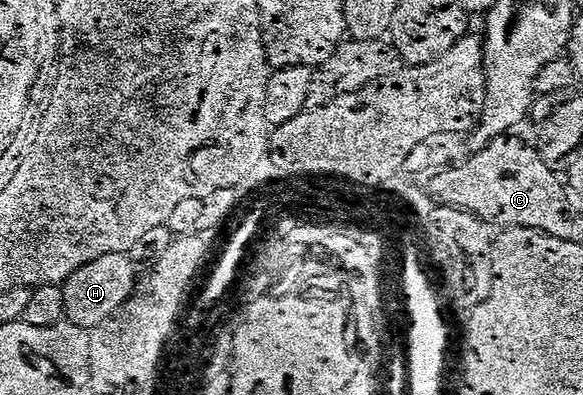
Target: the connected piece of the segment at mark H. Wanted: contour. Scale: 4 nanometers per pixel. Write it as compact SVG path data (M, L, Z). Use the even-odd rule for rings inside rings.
M128 253L103 255L103 259L95 259L95 263L87 263L87 267L79 267L75 275L71 275L63 283L65 290L65 317L68 324L78 325L86 331L99 327L99 323L107 323L127 303L127 299L137 287L139 274L131 263Z

